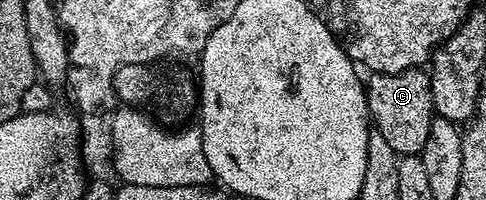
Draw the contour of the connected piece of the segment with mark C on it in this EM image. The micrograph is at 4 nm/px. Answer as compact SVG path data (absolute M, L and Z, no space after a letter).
M414 69L399 73L373 73L368 78L365 99L369 103L372 126L379 133L383 133L383 138L391 144L391 149L395 149L395 153L399 157L404 155L420 156L421 150L424 149L424 142L431 133L431 125L435 116L428 74L424 70Z

